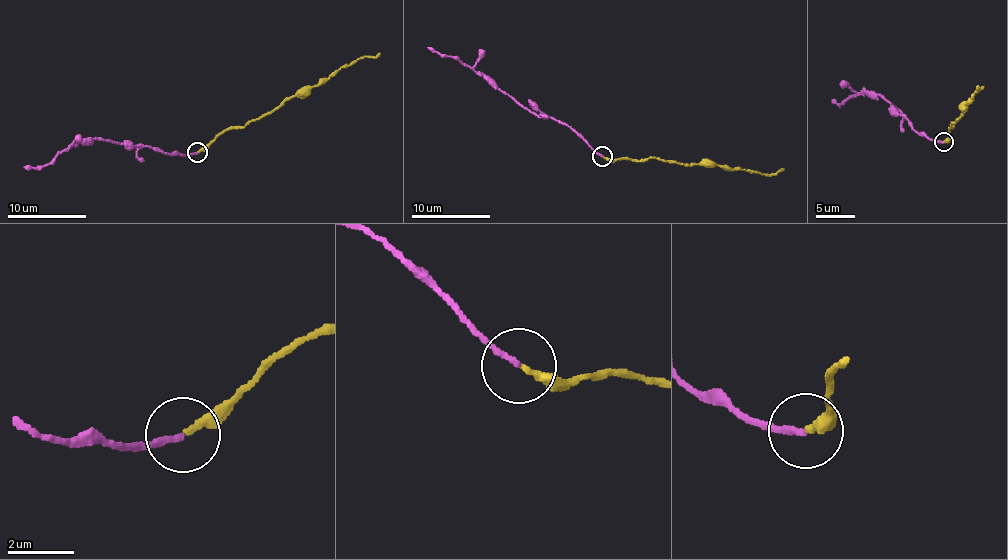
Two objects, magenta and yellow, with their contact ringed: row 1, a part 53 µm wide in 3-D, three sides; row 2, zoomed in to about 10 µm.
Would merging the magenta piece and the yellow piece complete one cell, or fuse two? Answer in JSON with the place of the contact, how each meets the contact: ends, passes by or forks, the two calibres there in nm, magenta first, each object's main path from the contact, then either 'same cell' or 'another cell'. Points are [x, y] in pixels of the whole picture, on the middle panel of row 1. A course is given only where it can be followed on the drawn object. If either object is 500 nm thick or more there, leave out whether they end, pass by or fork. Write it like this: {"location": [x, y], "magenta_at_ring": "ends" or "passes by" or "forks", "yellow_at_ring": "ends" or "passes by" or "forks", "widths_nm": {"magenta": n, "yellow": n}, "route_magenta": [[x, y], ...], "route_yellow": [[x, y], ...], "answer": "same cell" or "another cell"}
{"location": [602, 156], "magenta_at_ring": "ends", "yellow_at_ring": "ends", "widths_nm": {"magenta": 160, "yellow": 240}, "route_magenta": [[602, 157], [552, 118], [535, 115], [454, 57], [427, 48]], "route_yellow": [[604, 157], [631, 160], [650, 157], [691, 164], [713, 162], [732, 170], [770, 175], [783, 169]], "answer": "another cell"}

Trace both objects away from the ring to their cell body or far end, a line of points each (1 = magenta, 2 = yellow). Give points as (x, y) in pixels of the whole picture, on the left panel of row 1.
1: (197, 153), (171, 155), (148, 147), (95, 138), (72, 142), (50, 163), (23, 167)
2: (199, 153), (226, 130), (246, 126), (261, 116), (271, 114), (287, 99), (303, 97), (342, 68), (379, 54)

